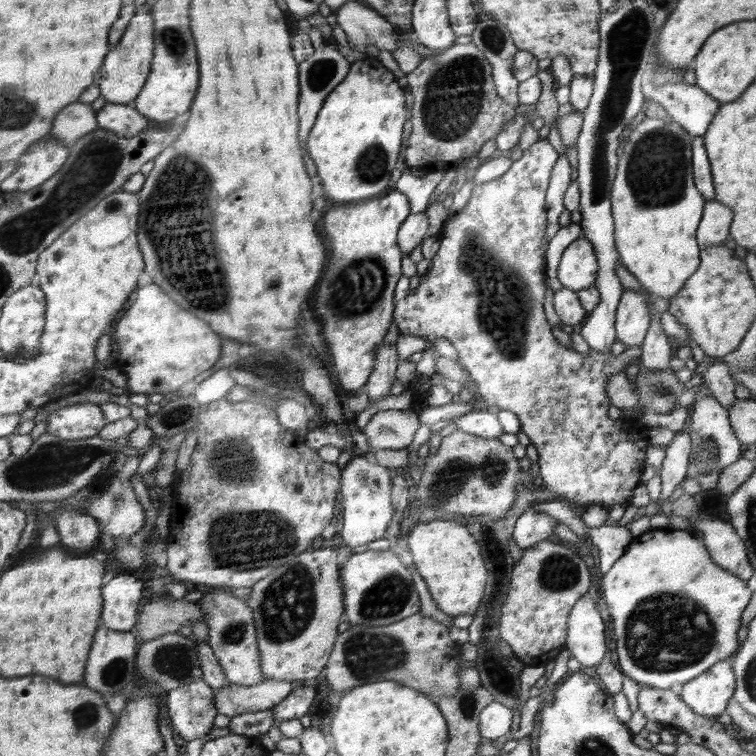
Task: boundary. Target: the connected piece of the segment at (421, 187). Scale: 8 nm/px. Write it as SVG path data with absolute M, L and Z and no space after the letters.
M406 165L402 167L401 171L402 175L395 184L395 188L409 198L412 214L426 212L426 209L430 206L430 196L436 186L442 182L446 170L436 171L430 169L427 170L427 175L424 177L414 176Z

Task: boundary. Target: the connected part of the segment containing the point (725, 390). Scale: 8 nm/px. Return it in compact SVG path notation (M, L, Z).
M707 354L704 360L698 364L708 364L708 362L713 360L714 364L704 371L702 380L708 385L714 399L718 401L718 405L722 405L729 410L737 400L736 396L734 396L735 384L730 376L730 367L718 362L716 356L707 356Z

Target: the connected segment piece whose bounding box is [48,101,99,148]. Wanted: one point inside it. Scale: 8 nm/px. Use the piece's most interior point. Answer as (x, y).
(79, 119)

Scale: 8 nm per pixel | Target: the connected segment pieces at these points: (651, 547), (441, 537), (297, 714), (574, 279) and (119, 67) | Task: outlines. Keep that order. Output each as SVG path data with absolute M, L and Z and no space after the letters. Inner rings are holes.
M669 527L660 529L650 529L649 532L633 540L624 553L616 562L603 574L602 592L604 602L608 607L612 626L614 626L614 639L616 640L616 652L618 654L618 666L622 670L624 676L635 681L640 686L654 687L666 689L674 684L689 683L696 679L703 672L709 670L713 664L724 661L728 656L733 656L737 652L738 646L738 630L740 630L740 617L744 612L748 602L752 598L752 590L746 586L746 580L741 577L734 576L733 573L718 565L712 559L709 552L706 552L706 544L704 541L694 538L690 531L675 530Z
M460 519L417 523L406 536L410 548L407 554L419 575L427 584L430 596L437 607L449 618L459 614L475 613L484 592L487 570L478 543L462 526Z
M306 683L305 686L298 686L292 692L272 708L274 715L274 726L280 723L289 722L292 719L299 719L304 716L315 697L314 683Z
M581 236L562 252L557 277L562 286L578 292L594 286L598 272L600 264L593 243Z
M139 5L137 15L132 19L127 33L116 49L110 52L104 66L104 78L100 84L102 96L107 102L134 104L151 71L154 53L154 19L148 5Z

